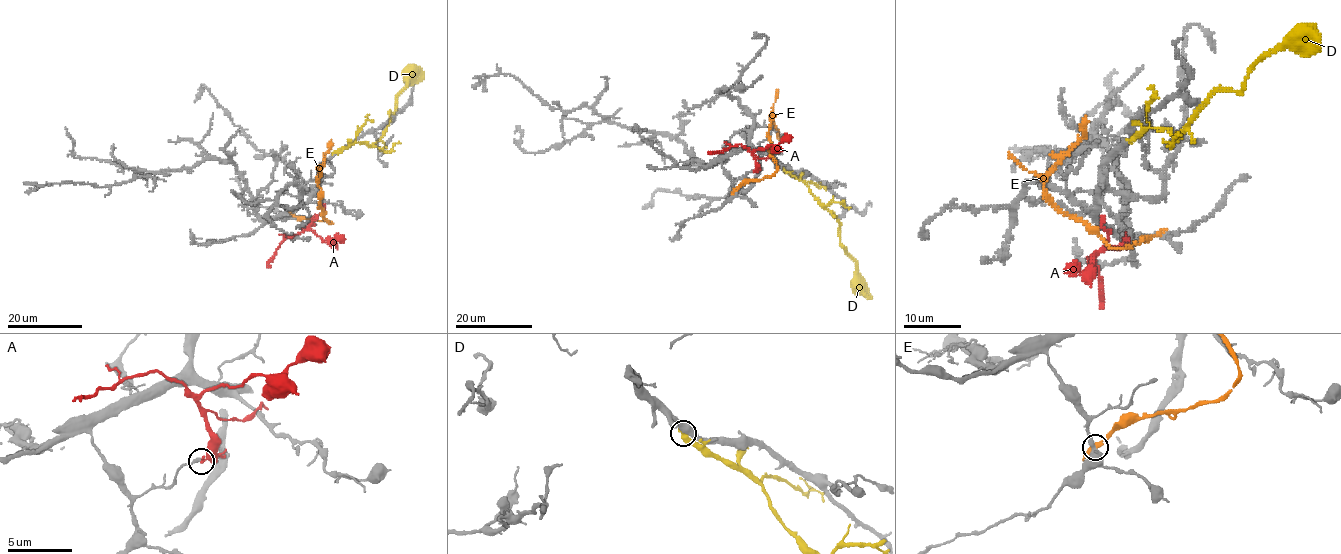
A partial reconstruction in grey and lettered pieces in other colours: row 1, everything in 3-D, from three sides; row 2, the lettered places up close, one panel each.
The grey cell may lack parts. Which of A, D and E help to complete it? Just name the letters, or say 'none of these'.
none of these

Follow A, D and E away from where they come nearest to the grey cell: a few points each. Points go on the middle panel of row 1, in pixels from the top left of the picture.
A: (753, 170), (755, 155), (740, 144), (709, 151)
D: (783, 168), (802, 180), (838, 219), (840, 242), (856, 265), (856, 284), (871, 298)
E: (735, 190), (749, 182), (770, 177), (777, 170), (768, 138), (774, 114), (771, 115), (778, 136), (787, 139)

